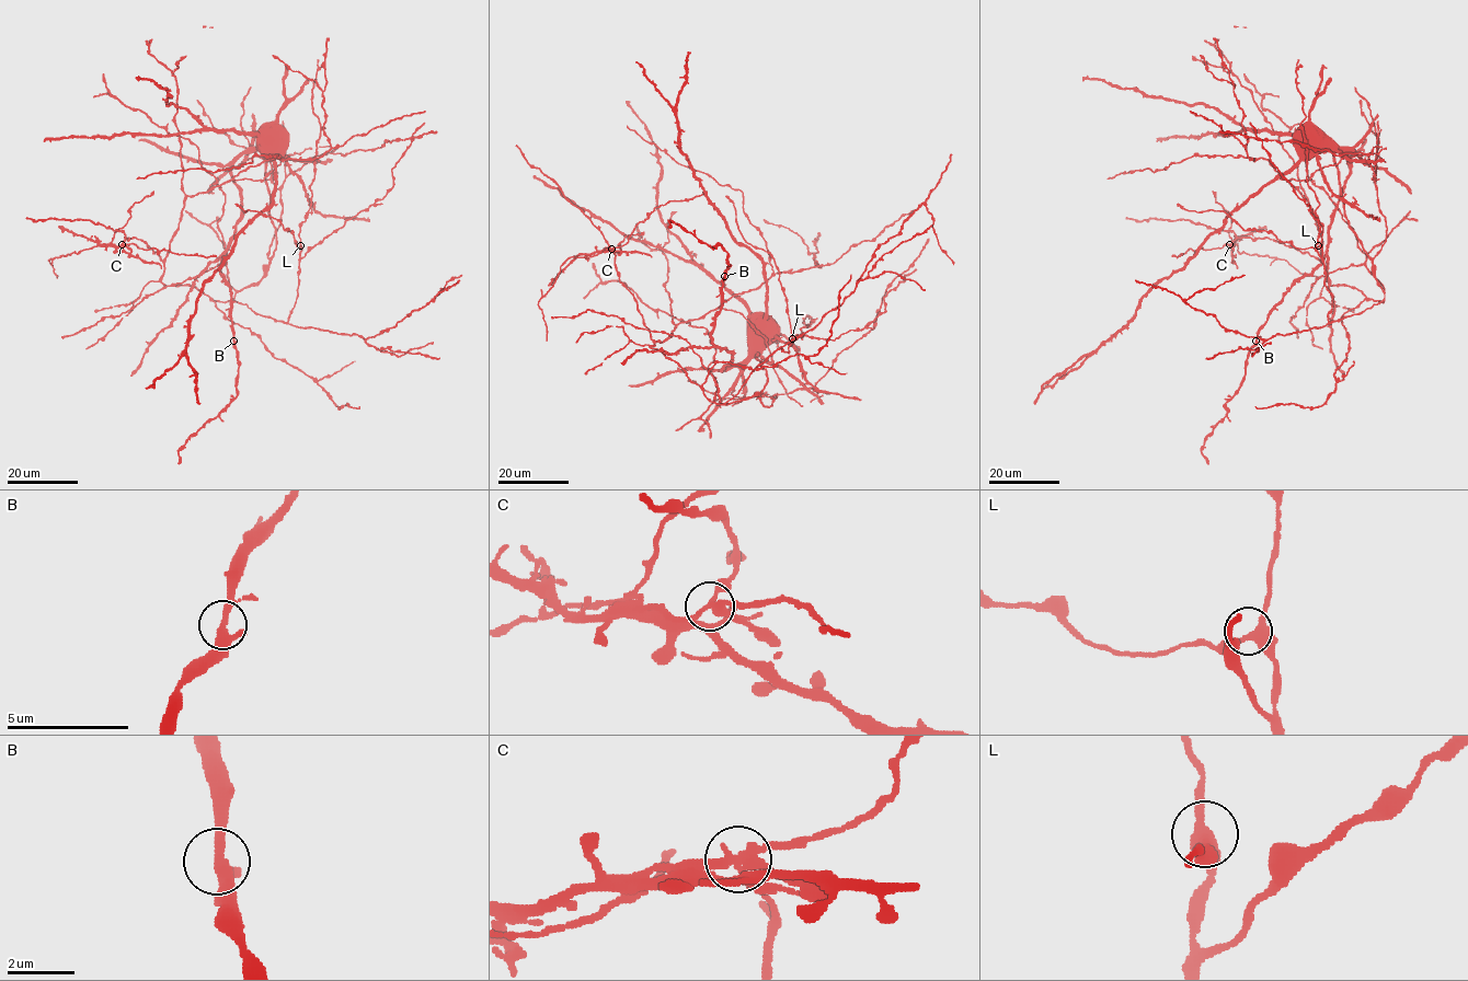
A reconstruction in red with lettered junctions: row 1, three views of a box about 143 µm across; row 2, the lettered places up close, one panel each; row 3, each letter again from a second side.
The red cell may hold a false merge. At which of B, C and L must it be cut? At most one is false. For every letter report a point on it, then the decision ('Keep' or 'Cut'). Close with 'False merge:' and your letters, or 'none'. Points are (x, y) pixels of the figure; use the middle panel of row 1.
B: Place: (724, 276). Keep
C: Place: (611, 249). Cut
L: Place: (792, 338). Keep
False merge: C

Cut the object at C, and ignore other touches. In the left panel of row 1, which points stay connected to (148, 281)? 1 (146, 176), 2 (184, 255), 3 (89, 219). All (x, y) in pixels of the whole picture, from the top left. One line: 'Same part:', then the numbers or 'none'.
Same part: 1, 3

